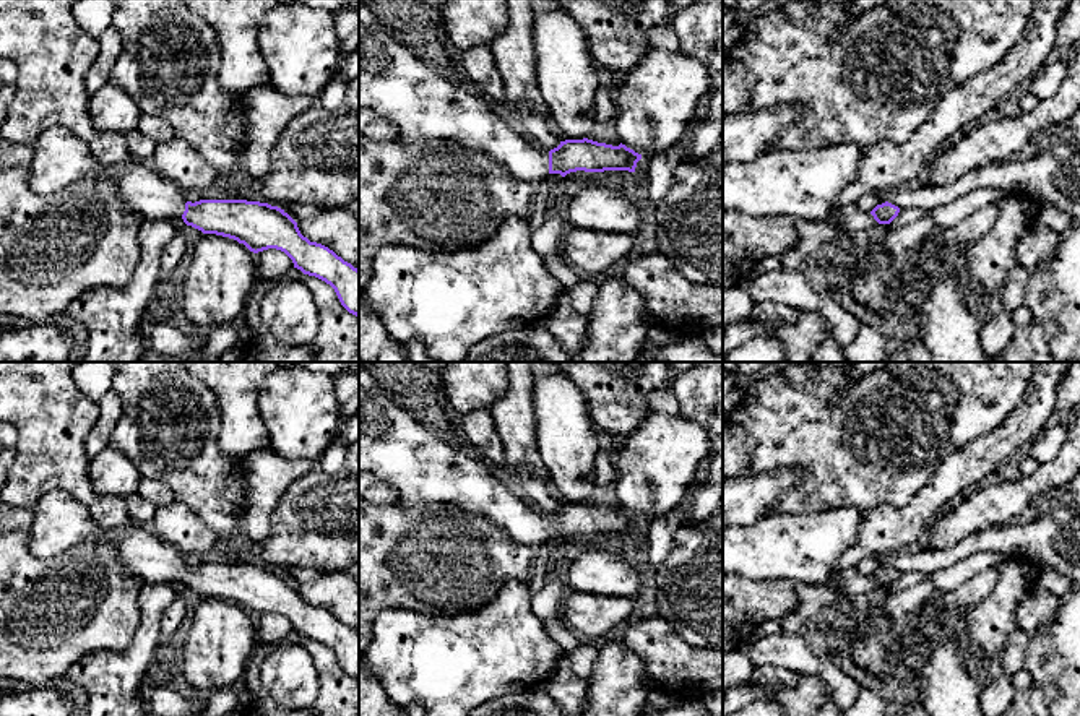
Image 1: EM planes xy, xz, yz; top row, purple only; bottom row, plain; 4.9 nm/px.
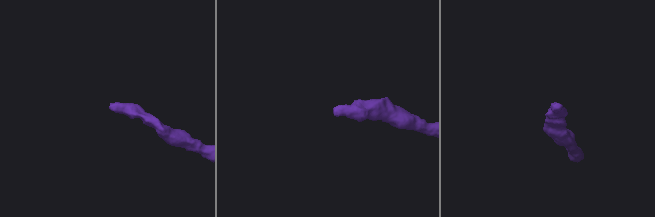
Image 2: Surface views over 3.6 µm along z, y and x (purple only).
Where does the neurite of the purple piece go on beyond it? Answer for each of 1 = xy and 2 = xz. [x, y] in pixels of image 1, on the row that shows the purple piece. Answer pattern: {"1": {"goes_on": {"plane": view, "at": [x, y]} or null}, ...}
{"1": {"goes_on": {"plane": "xy", "at": [60, 158]}}, "2": {"goes_on": {"plane": "xz", "at": [424, 104]}}}

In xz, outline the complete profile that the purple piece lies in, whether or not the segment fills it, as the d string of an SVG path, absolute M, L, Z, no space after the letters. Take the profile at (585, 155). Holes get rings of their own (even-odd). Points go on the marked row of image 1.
M359 5L359 109L372 109L398 127L401 141L455 140L495 159L520 182L538 185L547 174L635 172L642 154L625 144L612 146L588 138L565 140L551 151L539 148L523 132L513 130L489 109L477 91L427 67L396 41L367 5Z

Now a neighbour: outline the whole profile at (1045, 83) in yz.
M1057 60L1051 65L1044 65L1020 89L1020 93L1031 93L1039 101L1052 97L1057 93L1065 75L1067 75L1067 63L1065 62Z

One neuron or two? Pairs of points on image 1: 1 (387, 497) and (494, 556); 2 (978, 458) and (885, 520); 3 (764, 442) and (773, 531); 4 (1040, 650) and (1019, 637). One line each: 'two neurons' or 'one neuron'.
1: two neurons
2: one neuron
3: two neurons
4: two neurons

